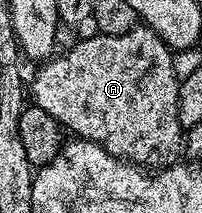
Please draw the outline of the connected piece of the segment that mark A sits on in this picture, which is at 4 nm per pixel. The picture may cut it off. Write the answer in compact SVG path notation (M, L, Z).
M140 23L136 28L126 31L122 35L95 35L96 37L88 37L85 41L80 41L65 57L59 55L53 56L51 59L45 60L39 66L40 69L36 73L36 78L30 81L30 97L38 108L46 111L56 120L57 124L65 130L73 129L77 138L85 141L93 141L95 145L101 145L103 149L110 155L120 158L122 161L130 161L133 165L147 167L149 170L155 171L161 167L167 167L177 160L176 157L182 153L182 142L185 140L186 133L182 128L178 119L178 87L180 86L180 78L176 75L176 68L172 62L174 56L173 50L168 48L168 44L160 38L159 35L149 29L147 25Z

